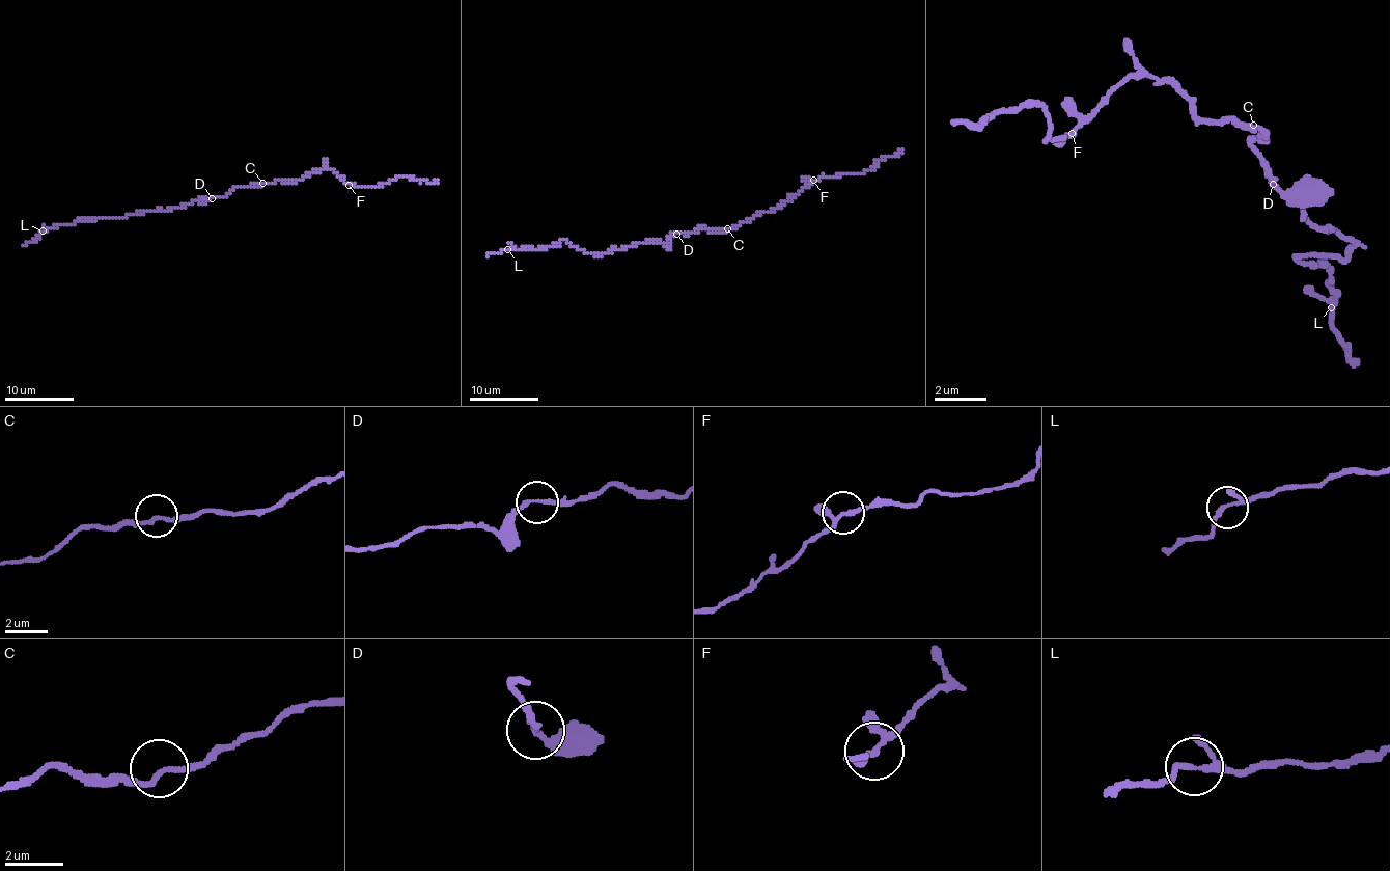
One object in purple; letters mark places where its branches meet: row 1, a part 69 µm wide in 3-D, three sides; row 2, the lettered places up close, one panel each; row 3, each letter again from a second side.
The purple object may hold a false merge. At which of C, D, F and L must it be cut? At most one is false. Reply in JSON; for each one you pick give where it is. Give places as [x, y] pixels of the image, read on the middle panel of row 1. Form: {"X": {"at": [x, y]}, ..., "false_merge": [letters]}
{"false_merge": []}

